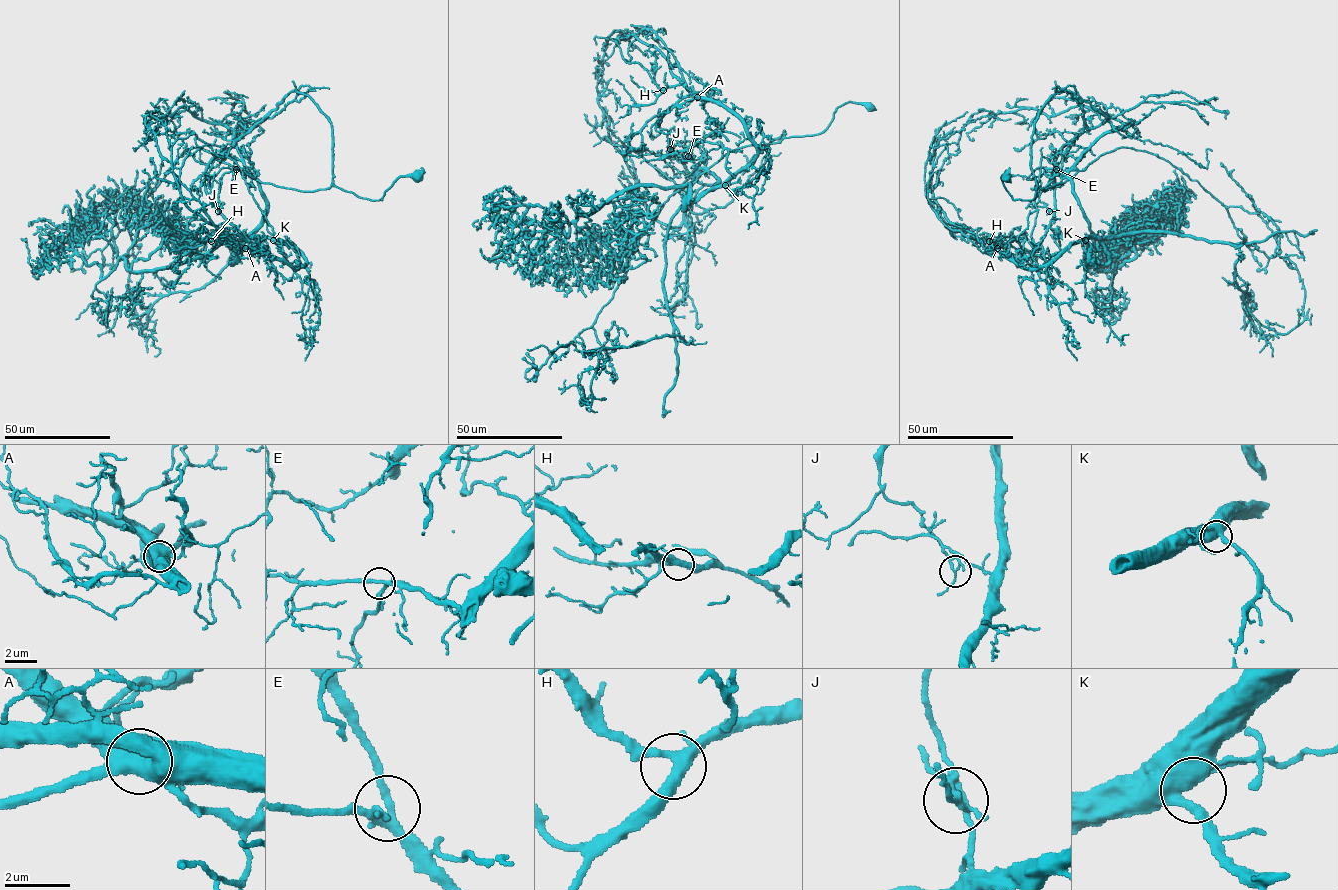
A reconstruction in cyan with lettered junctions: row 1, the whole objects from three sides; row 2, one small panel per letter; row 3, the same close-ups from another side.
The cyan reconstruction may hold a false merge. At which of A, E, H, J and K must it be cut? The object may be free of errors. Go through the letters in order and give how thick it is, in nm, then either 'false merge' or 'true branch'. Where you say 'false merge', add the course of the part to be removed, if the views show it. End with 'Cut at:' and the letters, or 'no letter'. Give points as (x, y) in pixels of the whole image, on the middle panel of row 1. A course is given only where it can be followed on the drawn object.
A: 550 nm thick; true branch
E: 200 nm thick; true branch
H: 340 nm thick; true branch
J: 130 nm thick; false merge; foreign part runs (670, 149), (656, 155), (700, 183), (727, 183), (784, 131), (671, 194), (596, 321), (535, 380), (526, 352)
K: 440 nm thick; true branch
Cut at: J

